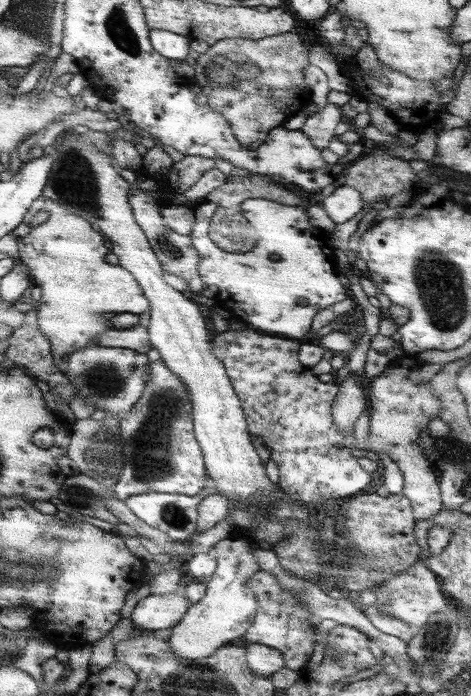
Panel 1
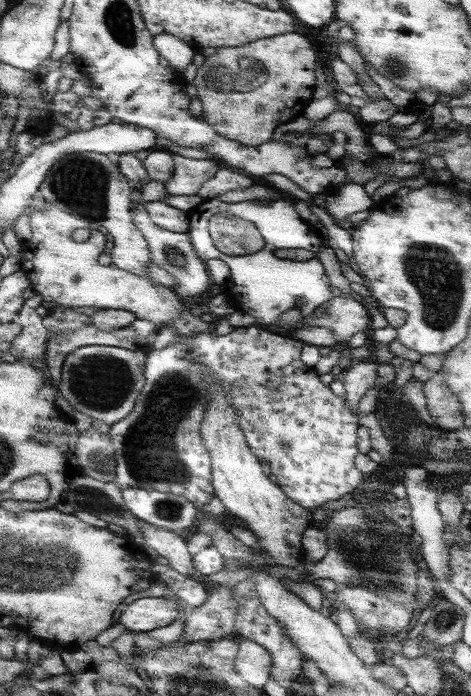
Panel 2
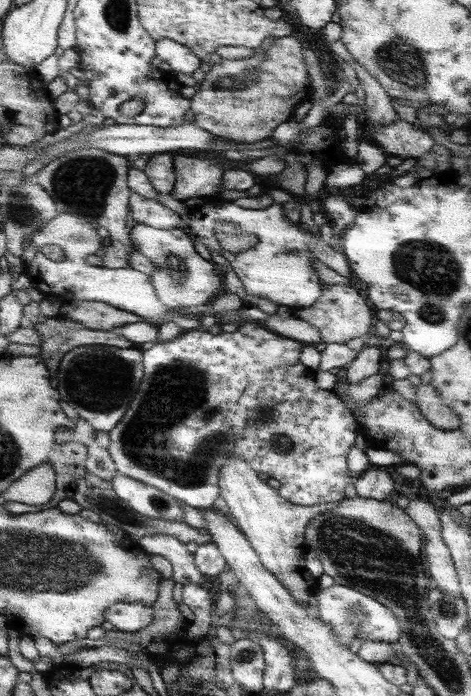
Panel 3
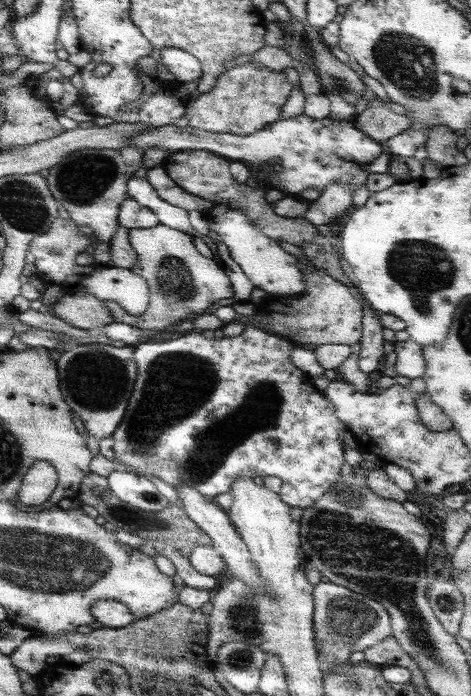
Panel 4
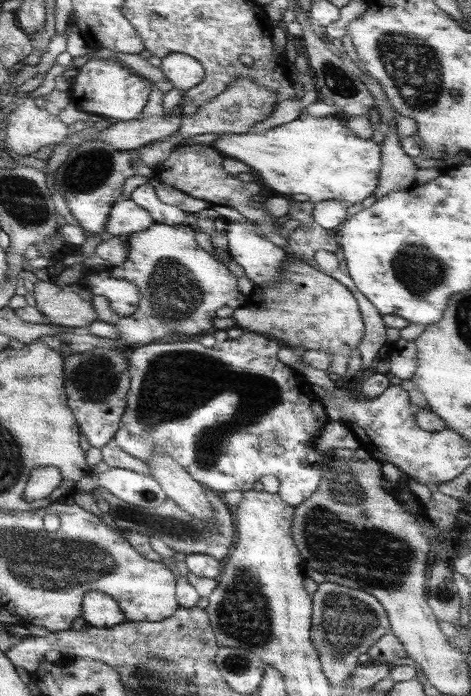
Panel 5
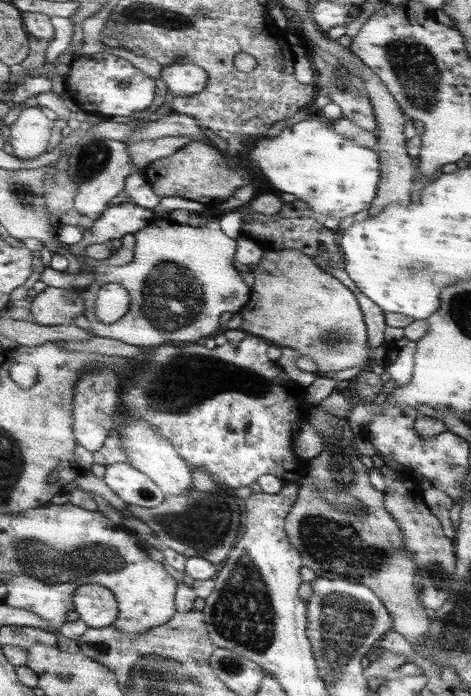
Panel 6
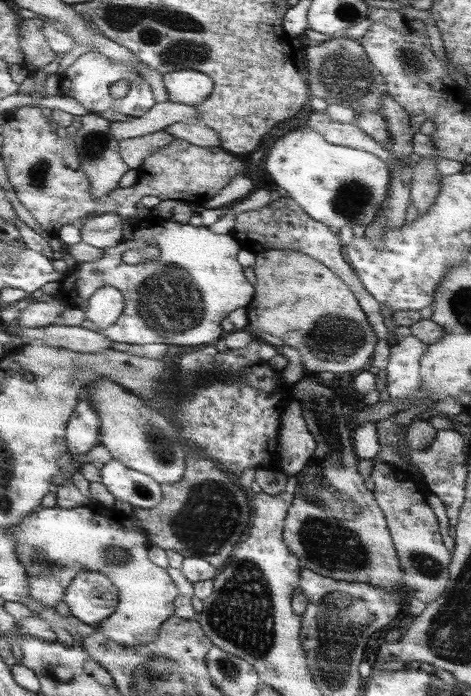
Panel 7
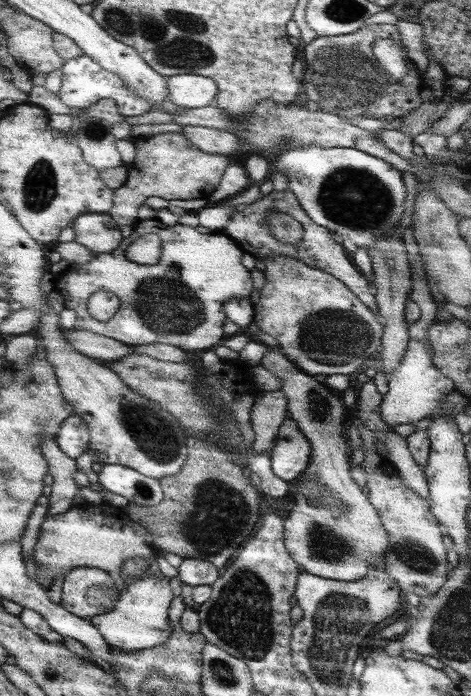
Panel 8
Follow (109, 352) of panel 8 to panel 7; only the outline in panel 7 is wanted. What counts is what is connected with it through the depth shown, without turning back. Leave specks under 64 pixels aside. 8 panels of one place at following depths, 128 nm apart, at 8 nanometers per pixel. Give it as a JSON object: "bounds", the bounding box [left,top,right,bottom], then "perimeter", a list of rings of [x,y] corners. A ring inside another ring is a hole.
{"bounds":[2,323,112,354],"perimeter":[[[60,323],[37,328],[18,328],[10,325],[4,325],[2,328],[20,338],[23,344],[40,342],[85,354],[95,354],[112,348],[112,342],[99,333],[98,329],[92,331],[81,326],[63,326]]]}

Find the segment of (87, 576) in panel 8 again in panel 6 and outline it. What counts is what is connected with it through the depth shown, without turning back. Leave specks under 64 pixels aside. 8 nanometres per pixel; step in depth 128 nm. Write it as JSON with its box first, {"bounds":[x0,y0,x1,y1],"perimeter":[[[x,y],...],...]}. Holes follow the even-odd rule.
{"bounds":[72,583,117,628],"perimeter":[[[85,583],[74,588],[72,610],[89,628],[109,626],[117,614],[113,593],[97,583]]]}

